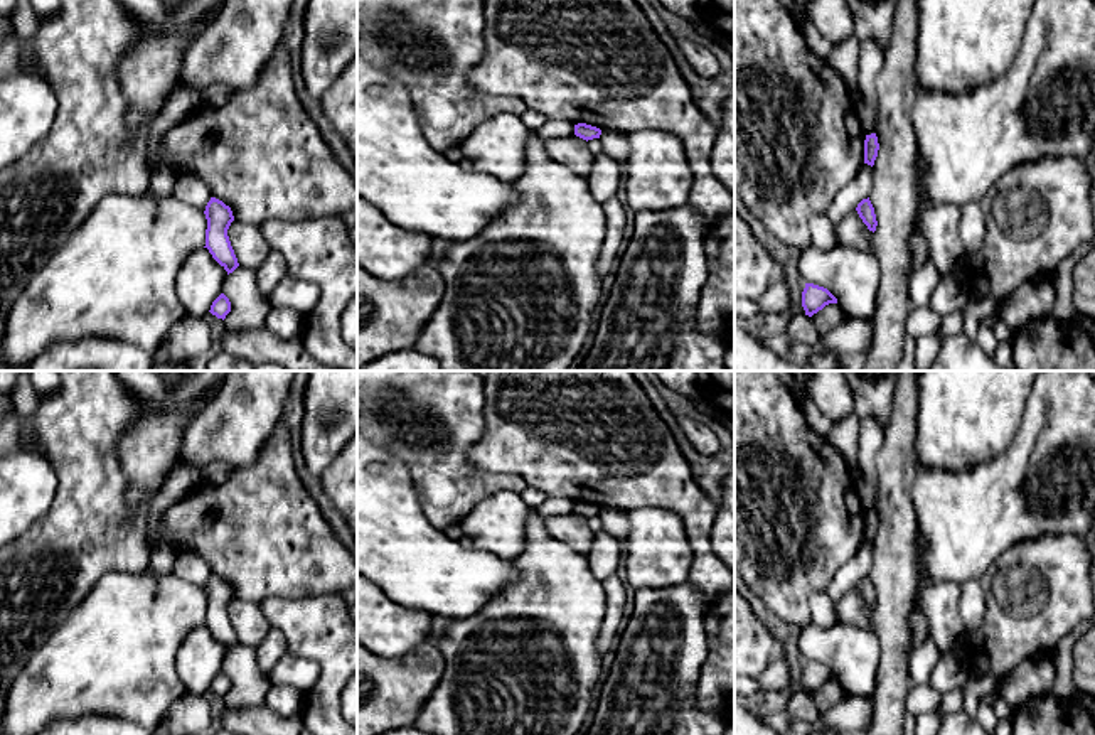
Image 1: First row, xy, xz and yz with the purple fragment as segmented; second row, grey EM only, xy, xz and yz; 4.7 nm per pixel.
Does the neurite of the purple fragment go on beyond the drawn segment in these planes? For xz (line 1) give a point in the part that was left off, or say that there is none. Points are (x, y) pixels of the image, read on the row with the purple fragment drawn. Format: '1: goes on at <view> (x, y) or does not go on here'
1: does not go on here

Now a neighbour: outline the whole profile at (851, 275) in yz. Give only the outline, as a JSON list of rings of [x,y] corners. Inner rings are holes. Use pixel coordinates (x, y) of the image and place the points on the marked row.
[[[809,244],[800,249],[797,270],[807,283],[827,288],[837,298],[837,305],[846,315],[857,319],[873,317],[881,278],[881,268],[874,249],[861,251],[854,248],[842,248],[839,244],[832,249],[820,249]]]

